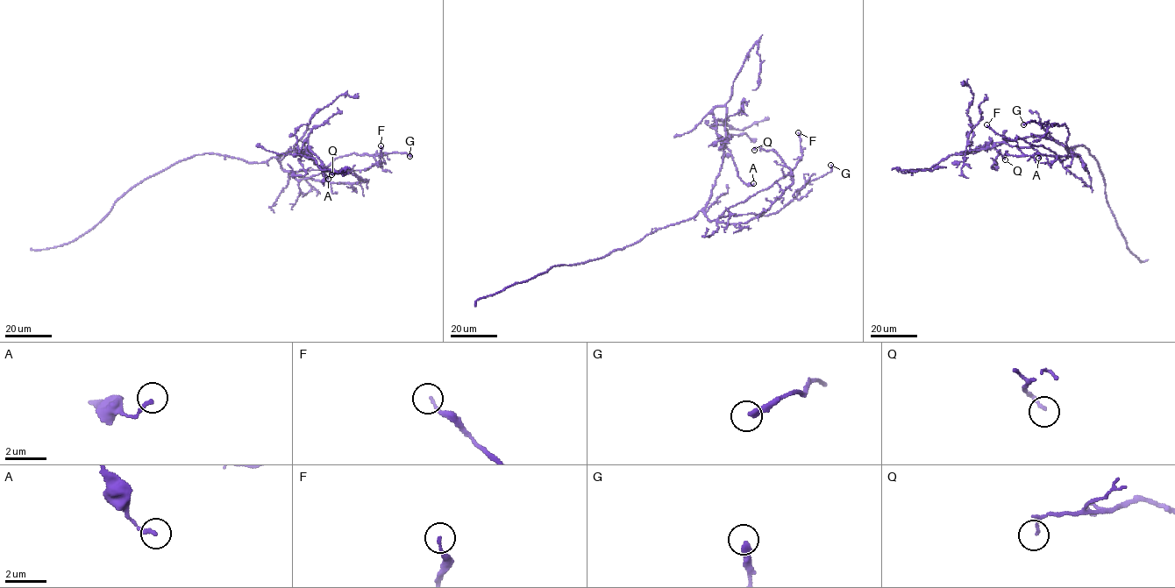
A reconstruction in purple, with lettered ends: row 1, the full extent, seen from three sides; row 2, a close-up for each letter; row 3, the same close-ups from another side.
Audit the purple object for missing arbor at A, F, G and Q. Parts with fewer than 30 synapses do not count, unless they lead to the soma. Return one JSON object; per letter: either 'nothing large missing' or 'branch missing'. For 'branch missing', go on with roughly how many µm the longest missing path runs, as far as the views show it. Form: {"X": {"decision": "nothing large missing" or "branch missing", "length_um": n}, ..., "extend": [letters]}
{"A": {"decision": "nothing large missing"}, "F": {"decision": "nothing large missing"}, "G": {"decision": "nothing large missing"}, "Q": {"decision": "nothing large missing"}, "extend": []}

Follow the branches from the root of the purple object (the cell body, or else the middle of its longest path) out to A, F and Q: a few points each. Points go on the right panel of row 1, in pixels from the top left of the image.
A: (1068, 149), (1036, 135), (956, 153), (998, 142), (1030, 146), (1038, 158)
F: (1068, 149), (1057, 142), (1071, 152), (1061, 159), (1043, 145), (1018, 138), (1006, 138), (986, 124)
Q: (1068, 149), (1057, 142), (1077, 154), (1017, 156), (1006, 152), (1002, 157), (1005, 159)

